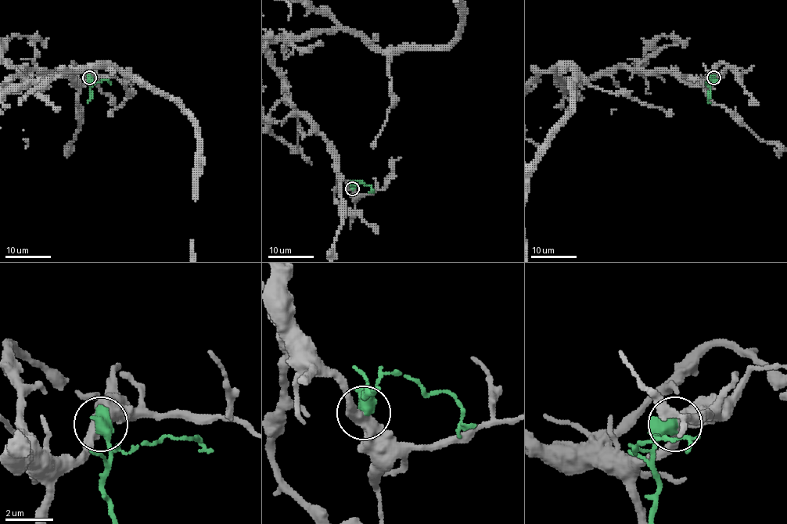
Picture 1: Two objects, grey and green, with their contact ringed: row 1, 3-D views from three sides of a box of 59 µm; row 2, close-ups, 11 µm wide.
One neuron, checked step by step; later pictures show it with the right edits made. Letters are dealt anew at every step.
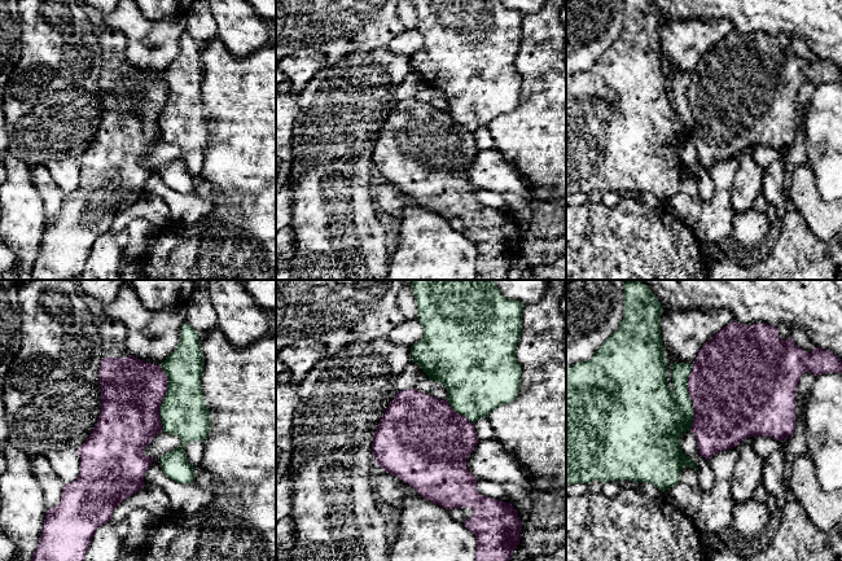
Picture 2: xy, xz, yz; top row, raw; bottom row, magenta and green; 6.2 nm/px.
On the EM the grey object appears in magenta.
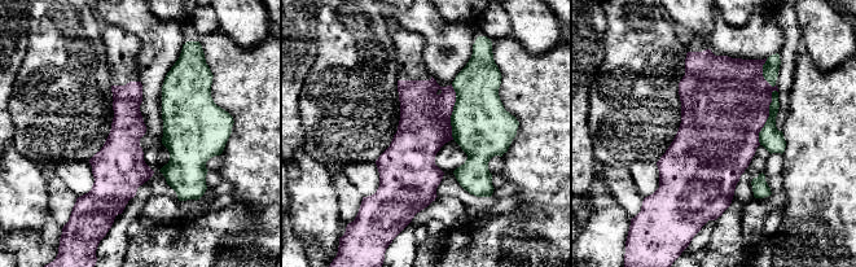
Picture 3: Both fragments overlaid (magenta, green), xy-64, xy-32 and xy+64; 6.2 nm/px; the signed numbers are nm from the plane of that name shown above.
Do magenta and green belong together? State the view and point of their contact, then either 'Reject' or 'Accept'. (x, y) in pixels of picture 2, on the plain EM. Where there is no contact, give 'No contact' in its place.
Touches magenta at xy (163, 106). Reject

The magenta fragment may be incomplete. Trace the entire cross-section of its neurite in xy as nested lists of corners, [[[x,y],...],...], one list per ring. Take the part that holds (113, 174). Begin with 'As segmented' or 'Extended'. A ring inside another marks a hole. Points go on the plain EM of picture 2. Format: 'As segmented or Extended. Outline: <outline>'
Extended. Outline: [[[105,27],[98,35],[98,41],[102,51],[102,71],[98,79],[101,123],[89,146],[78,158],[79,187],[73,193],[65,193],[60,212],[47,220],[31,280],[69,280],[82,273],[95,242],[110,231],[114,219],[122,211],[144,197],[145,183],[153,172],[153,168],[144,163],[144,158],[157,143],[163,141],[159,118],[167,102],[168,88],[161,74],[148,74],[130,63],[126,57],[127,39],[120,31]]]

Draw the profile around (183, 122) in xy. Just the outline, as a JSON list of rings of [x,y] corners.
[[[189,34],[181,36],[177,57],[161,76],[168,88],[159,118],[162,139],[181,150],[177,158],[161,167],[161,179],[177,193],[193,193],[194,176],[188,172],[184,157],[194,150],[203,152],[211,131],[201,93],[203,66],[199,48]]]

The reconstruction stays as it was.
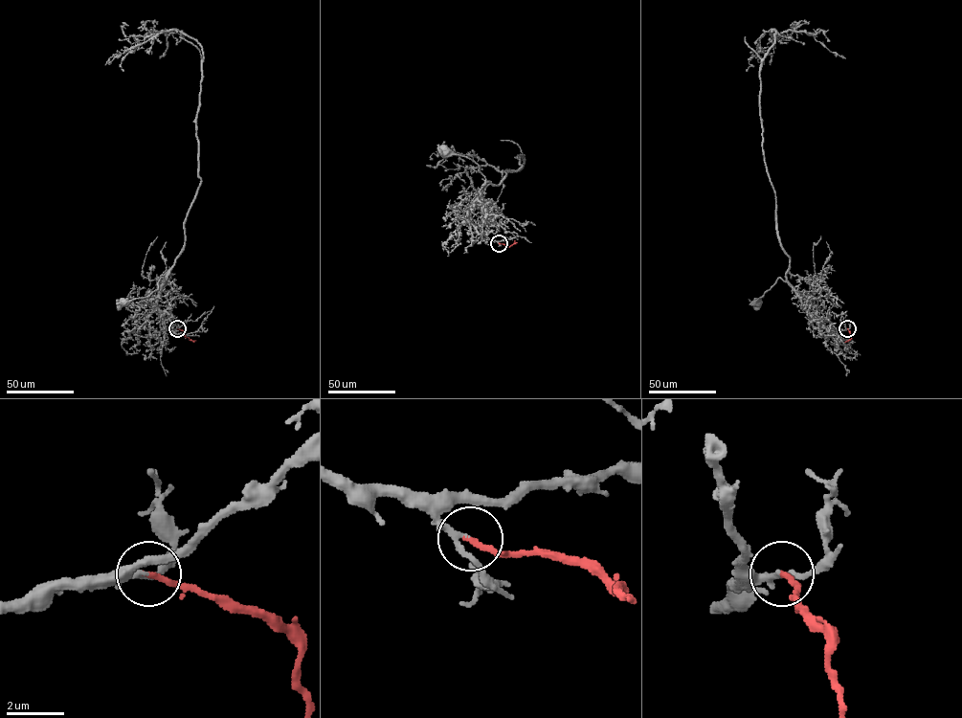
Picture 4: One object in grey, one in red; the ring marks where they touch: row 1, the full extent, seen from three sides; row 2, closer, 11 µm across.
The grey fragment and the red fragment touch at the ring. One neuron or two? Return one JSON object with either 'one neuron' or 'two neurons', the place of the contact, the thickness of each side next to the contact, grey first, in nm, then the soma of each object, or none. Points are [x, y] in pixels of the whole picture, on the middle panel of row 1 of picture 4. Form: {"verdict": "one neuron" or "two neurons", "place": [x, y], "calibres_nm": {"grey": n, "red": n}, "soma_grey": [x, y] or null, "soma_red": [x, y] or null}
{"verdict": "one neuron", "place": [499, 243], "calibres_nm": {"grey": 150, "red": 200}, "soma_grey": [444, 152], "soma_red": null}

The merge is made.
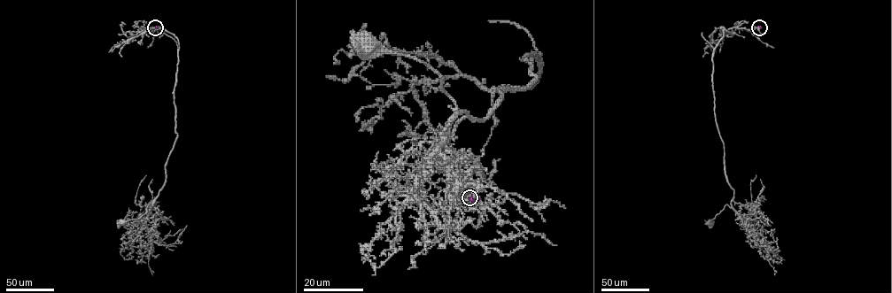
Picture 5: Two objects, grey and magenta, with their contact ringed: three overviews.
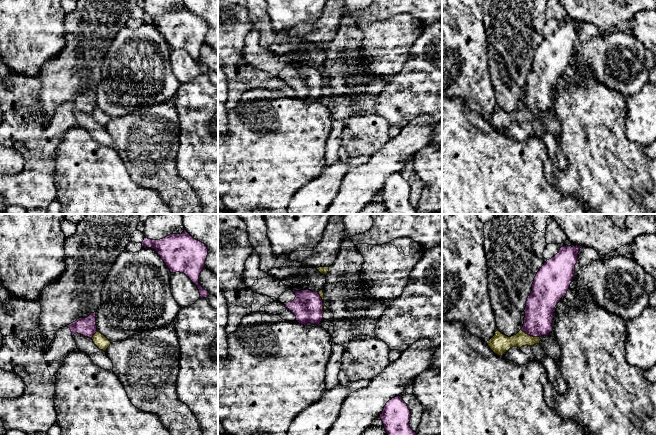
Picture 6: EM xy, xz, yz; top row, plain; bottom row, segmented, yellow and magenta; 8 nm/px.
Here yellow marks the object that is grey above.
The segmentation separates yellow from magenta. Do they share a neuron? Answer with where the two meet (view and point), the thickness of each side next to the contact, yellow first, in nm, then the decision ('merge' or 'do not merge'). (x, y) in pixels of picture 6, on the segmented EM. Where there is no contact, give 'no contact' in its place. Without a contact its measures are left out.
meets yellow in yz at (529, 335); 160 nm thick on the yellow side, 240 nm on the other; do not merge

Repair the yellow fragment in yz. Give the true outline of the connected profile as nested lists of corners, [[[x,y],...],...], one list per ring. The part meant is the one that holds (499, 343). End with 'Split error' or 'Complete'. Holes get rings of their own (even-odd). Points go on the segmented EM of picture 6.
[[[497,330],[495,335],[486,343],[495,354],[503,356],[503,354],[512,347],[521,348],[526,345],[533,346],[535,344],[539,344],[540,341],[540,337],[530,336],[522,330],[511,337],[502,334]]]. Complete

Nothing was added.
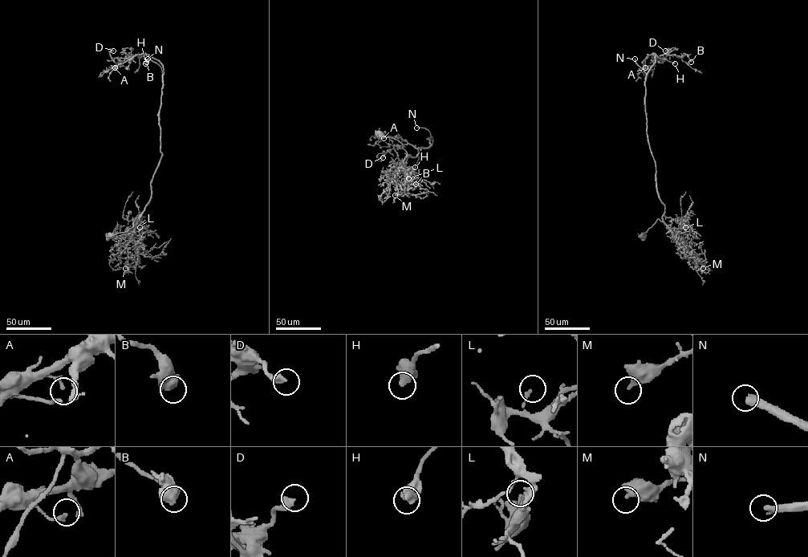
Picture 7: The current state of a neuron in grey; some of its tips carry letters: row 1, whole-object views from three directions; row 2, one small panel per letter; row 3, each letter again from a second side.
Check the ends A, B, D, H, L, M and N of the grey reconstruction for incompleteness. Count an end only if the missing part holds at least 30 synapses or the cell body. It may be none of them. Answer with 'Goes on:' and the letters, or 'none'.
Goes on: N

